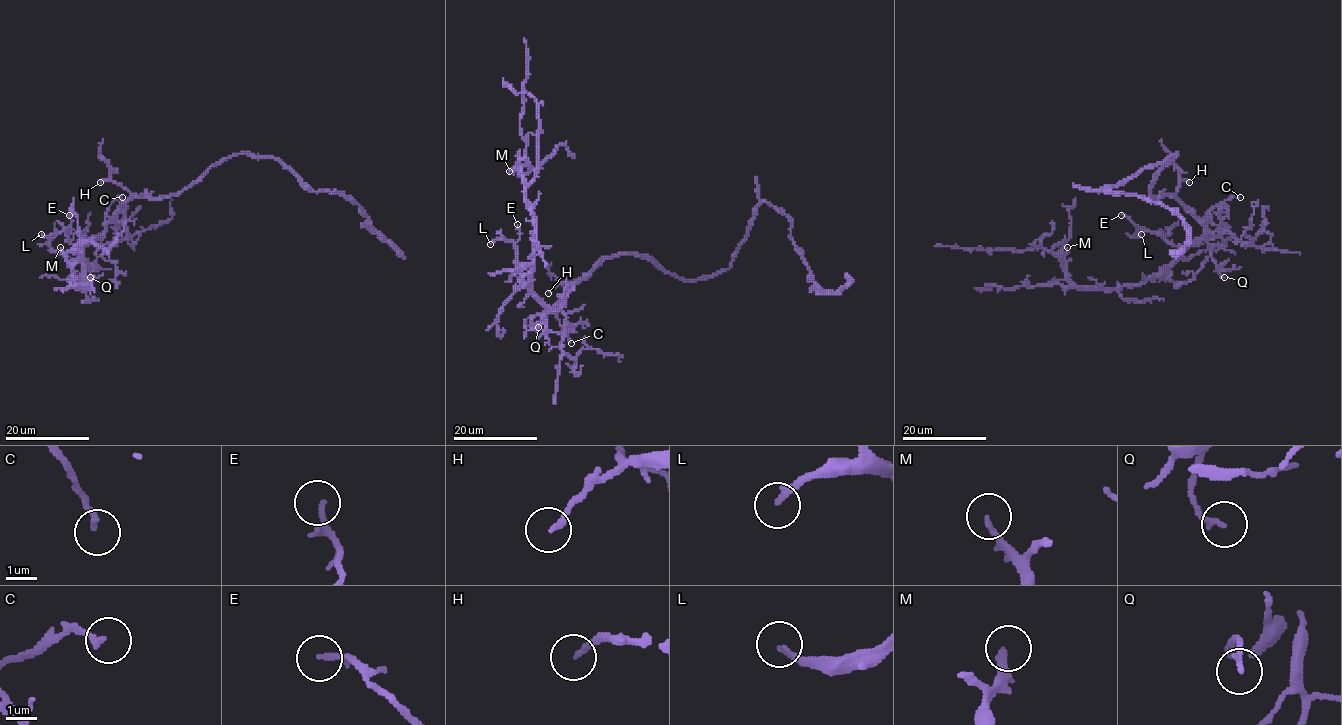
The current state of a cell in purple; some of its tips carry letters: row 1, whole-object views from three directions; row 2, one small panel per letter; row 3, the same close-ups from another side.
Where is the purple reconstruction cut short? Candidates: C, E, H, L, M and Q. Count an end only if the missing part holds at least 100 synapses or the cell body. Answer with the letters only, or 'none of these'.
none of these

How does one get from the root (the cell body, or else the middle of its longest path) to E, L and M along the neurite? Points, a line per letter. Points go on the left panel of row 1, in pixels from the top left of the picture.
E: (157, 197), (133, 196), (107, 221), (100, 235), (90, 238), (79, 249), (67, 239), (72, 221), (69, 215)
L: (157, 197), (133, 196), (100, 235), (79, 249), (69, 241), (66, 230), (51, 236), (41, 234)
M: (157, 197), (133, 196), (84, 247), (84, 288), (74, 282), (60, 247)

